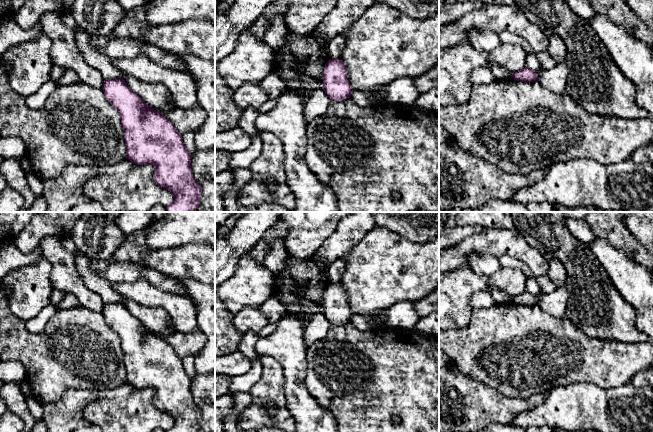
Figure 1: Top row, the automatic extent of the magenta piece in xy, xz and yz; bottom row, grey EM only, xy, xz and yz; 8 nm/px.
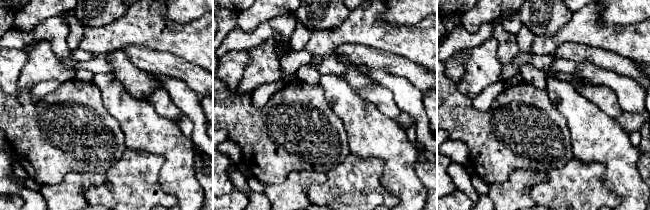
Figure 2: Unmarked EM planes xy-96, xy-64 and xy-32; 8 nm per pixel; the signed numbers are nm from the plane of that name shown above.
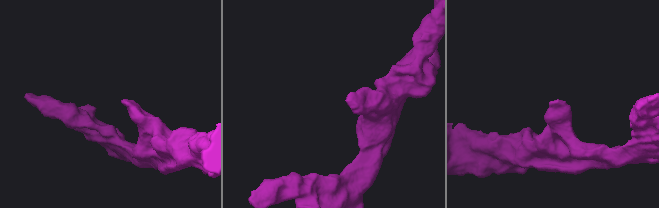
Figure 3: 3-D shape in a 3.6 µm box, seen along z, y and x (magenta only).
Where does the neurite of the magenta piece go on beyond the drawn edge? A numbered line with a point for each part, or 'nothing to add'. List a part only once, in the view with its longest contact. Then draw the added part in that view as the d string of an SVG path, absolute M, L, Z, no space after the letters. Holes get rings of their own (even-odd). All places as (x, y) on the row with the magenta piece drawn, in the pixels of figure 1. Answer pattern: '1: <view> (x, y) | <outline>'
nothing to add

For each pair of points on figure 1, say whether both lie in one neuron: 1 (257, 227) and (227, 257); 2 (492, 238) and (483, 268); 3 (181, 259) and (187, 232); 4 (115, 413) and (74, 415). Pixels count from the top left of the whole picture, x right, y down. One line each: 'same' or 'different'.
1: same
2: different
3: different
4: different

